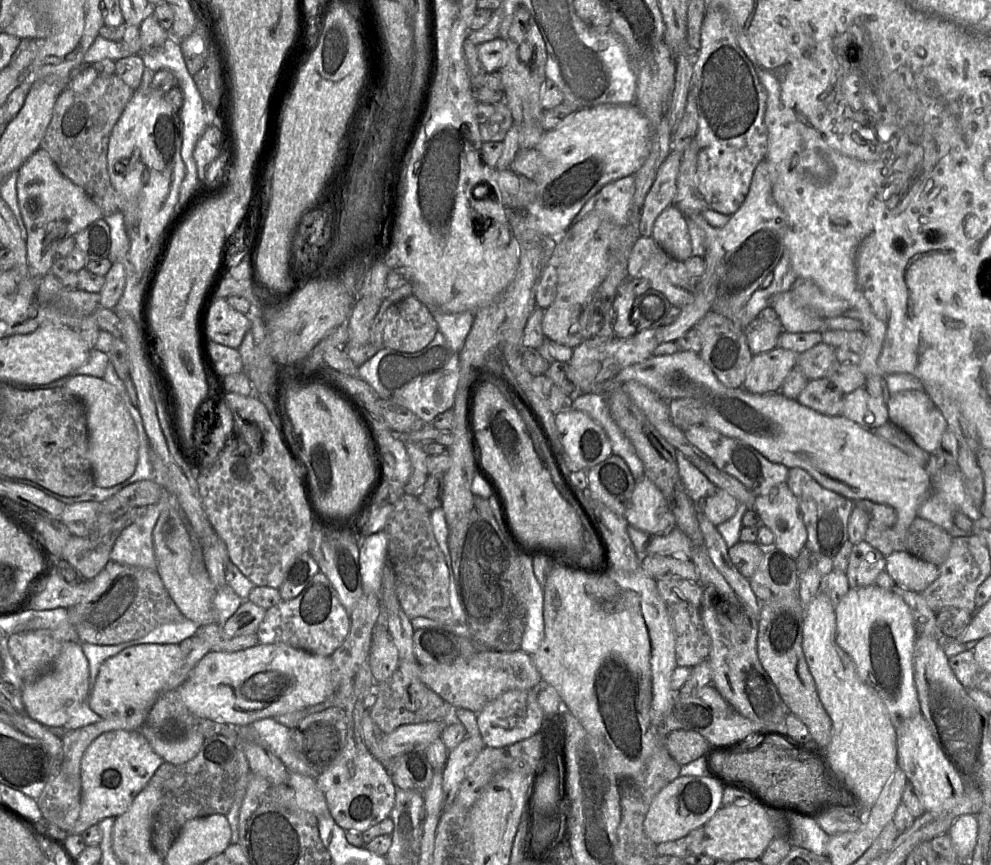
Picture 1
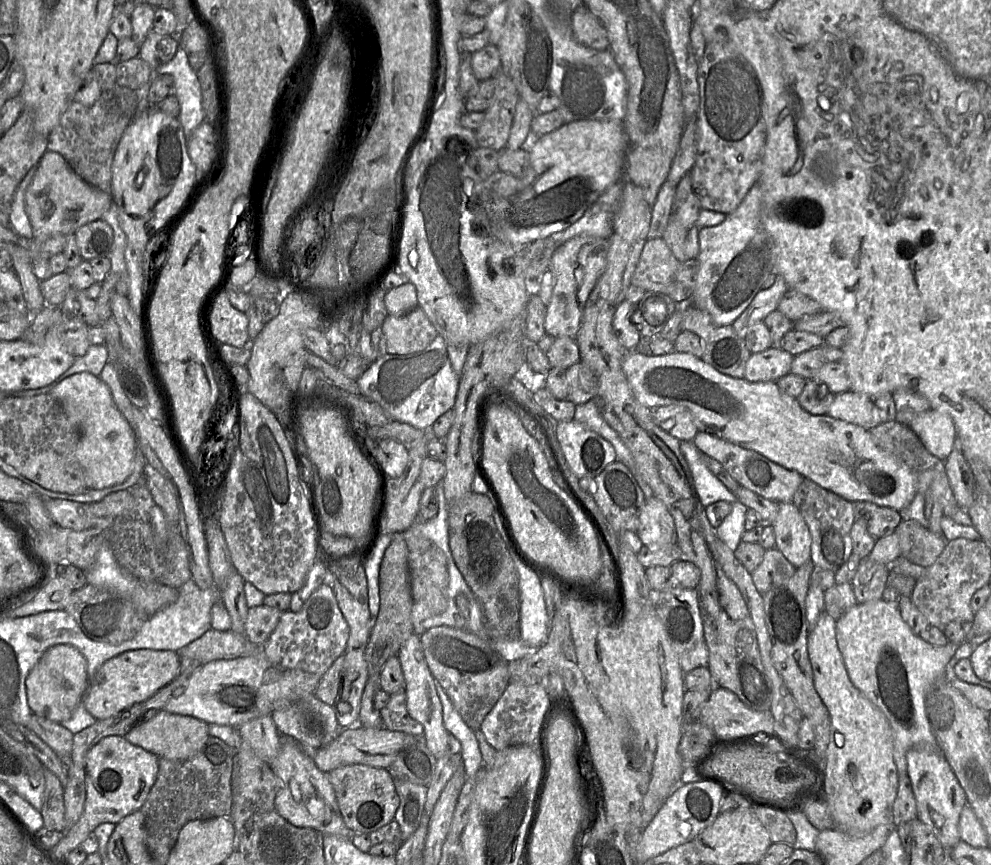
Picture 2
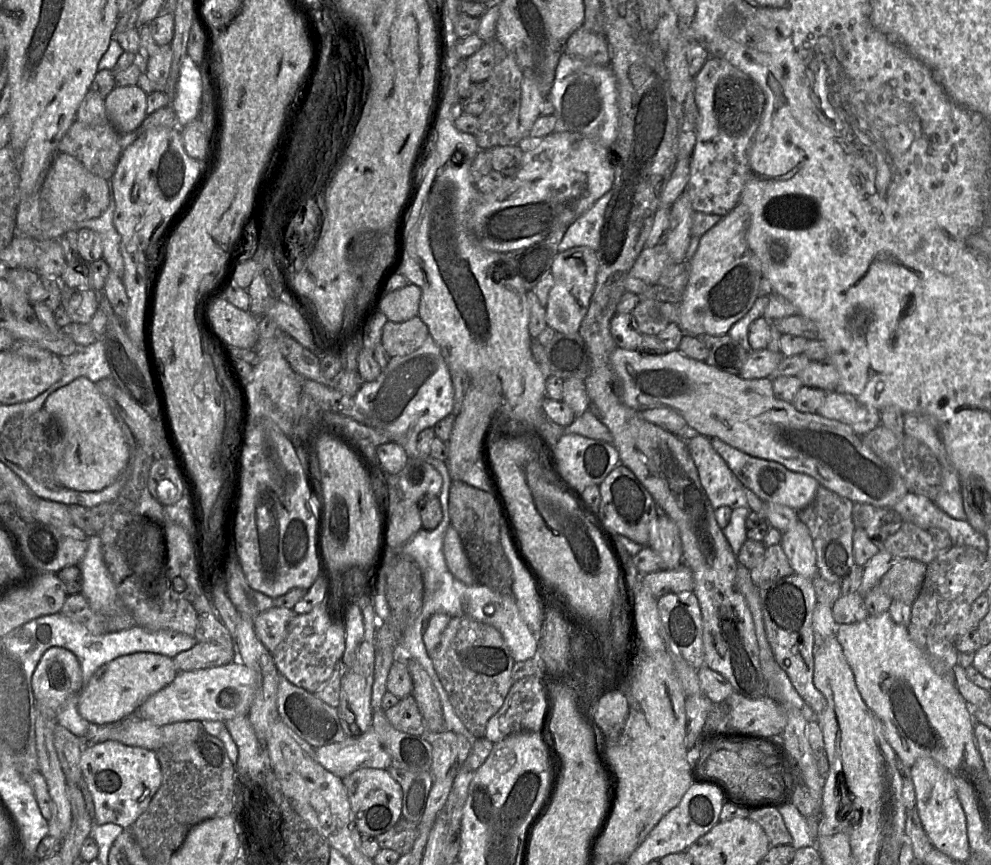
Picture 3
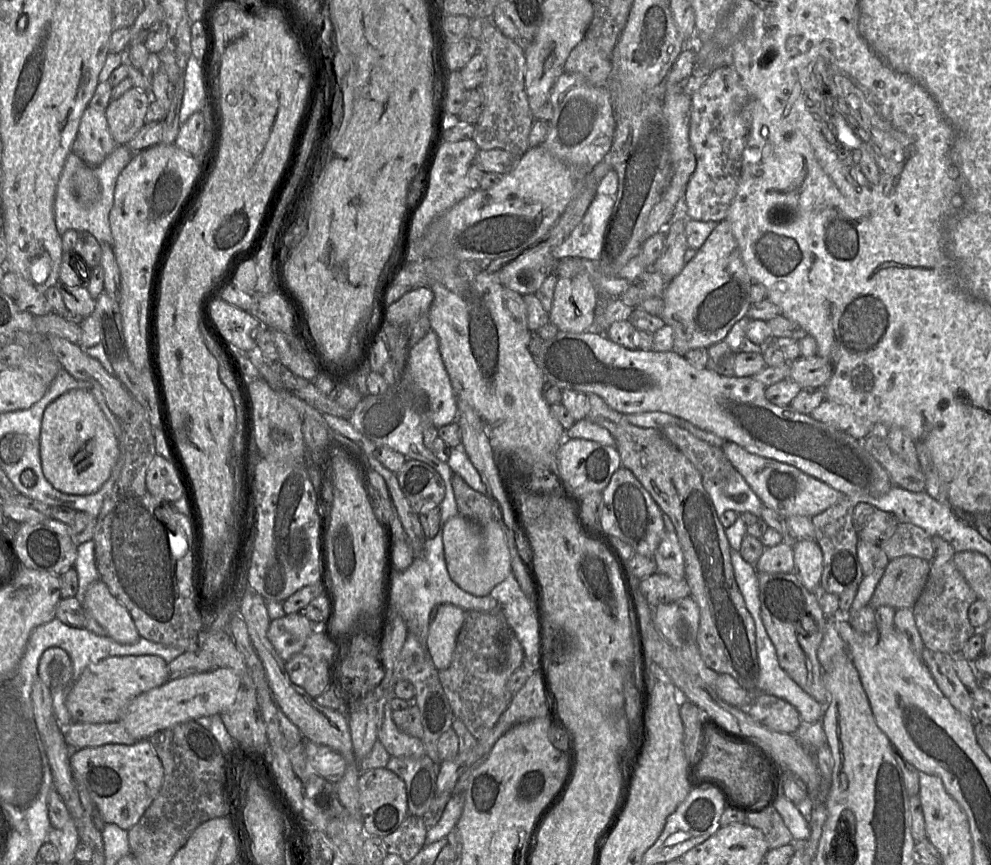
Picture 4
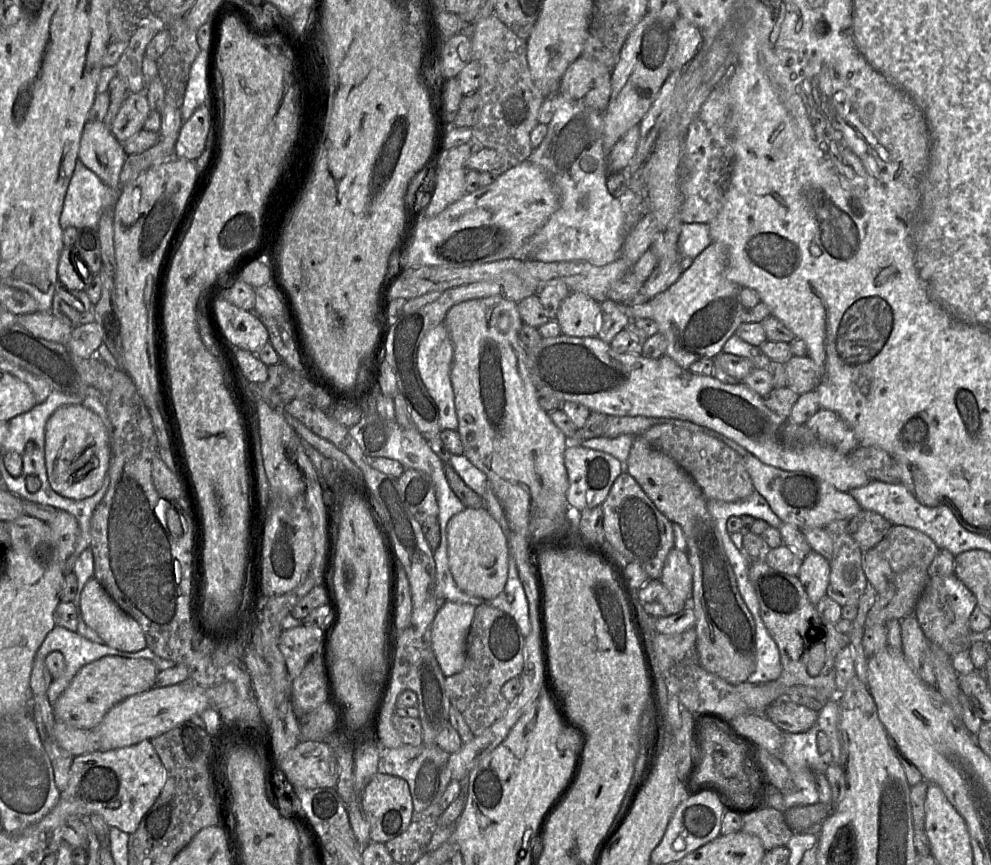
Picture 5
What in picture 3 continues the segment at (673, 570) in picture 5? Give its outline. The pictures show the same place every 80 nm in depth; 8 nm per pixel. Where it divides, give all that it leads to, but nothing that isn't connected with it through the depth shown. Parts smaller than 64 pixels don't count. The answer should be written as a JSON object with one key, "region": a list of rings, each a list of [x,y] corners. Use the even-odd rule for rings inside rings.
{"region":[[[660,514],[649,535],[649,546],[664,561],[665,569],[673,569],[683,563],[682,544],[675,522],[666,514]]]}

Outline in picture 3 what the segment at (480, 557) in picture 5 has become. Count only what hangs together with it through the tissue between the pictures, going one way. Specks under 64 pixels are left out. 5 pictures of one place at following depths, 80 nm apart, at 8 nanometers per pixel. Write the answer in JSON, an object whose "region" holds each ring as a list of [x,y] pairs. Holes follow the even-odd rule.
{"region":[[[451,525],[444,536],[443,552],[449,571],[468,585],[478,584],[478,578],[465,552],[461,537]]]}

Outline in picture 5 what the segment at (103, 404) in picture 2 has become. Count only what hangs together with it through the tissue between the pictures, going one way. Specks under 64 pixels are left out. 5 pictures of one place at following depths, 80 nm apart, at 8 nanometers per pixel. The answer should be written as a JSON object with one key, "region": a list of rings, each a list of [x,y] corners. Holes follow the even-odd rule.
{"region":[[[82,404],[58,408],[46,423],[44,451],[48,481],[59,495],[82,500],[101,488],[111,461],[110,435],[92,410]]]}

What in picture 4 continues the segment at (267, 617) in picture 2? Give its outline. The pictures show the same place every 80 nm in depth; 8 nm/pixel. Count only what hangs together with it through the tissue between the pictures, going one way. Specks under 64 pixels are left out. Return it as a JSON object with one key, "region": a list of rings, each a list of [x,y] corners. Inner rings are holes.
{"region":[[[301,613],[285,614],[272,619],[268,629],[268,638],[284,662],[299,653],[307,638],[321,624],[314,624]]]}

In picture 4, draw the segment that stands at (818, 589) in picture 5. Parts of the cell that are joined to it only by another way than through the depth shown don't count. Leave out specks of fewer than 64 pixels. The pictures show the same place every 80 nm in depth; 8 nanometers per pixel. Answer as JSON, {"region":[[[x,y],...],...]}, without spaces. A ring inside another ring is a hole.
{"region":[[[813,539],[792,540],[794,573],[805,588],[814,593],[821,583],[823,553]]]}

